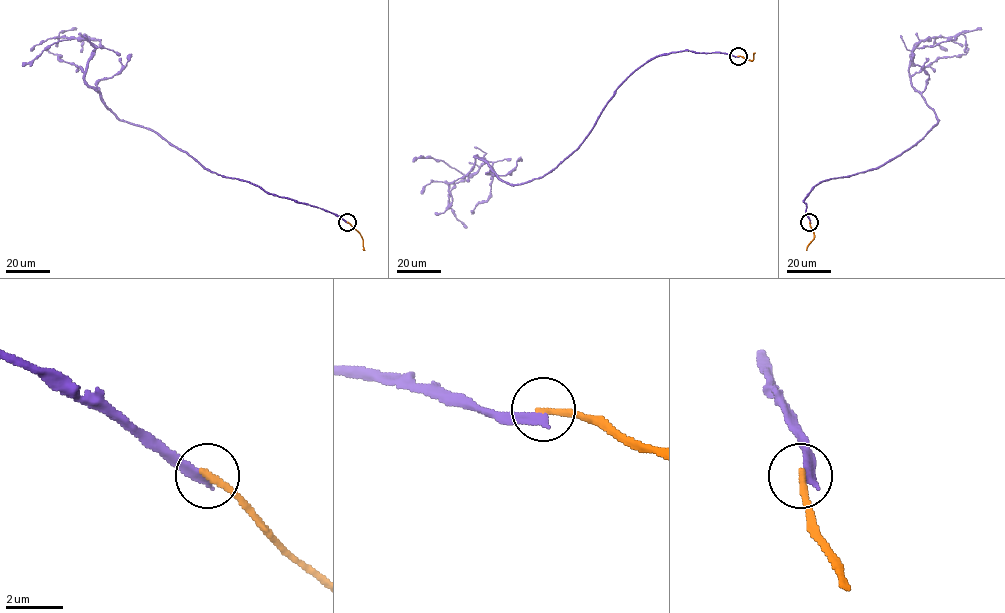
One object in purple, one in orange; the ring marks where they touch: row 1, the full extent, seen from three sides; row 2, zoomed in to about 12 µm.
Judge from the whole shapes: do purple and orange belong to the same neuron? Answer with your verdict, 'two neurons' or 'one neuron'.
two neurons

